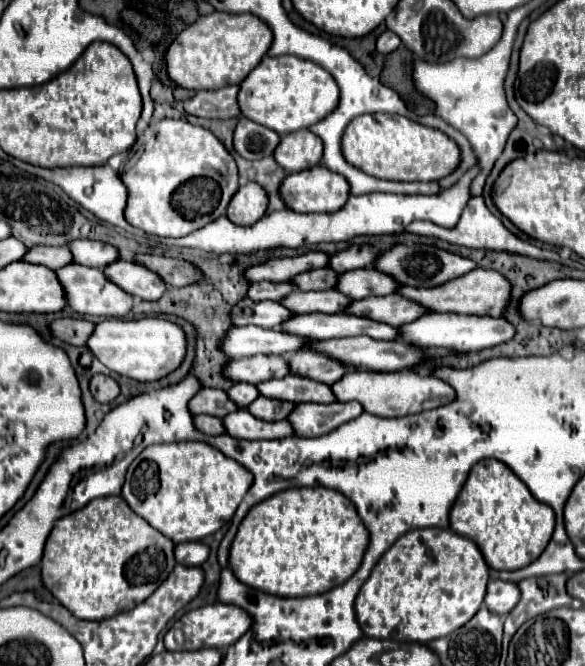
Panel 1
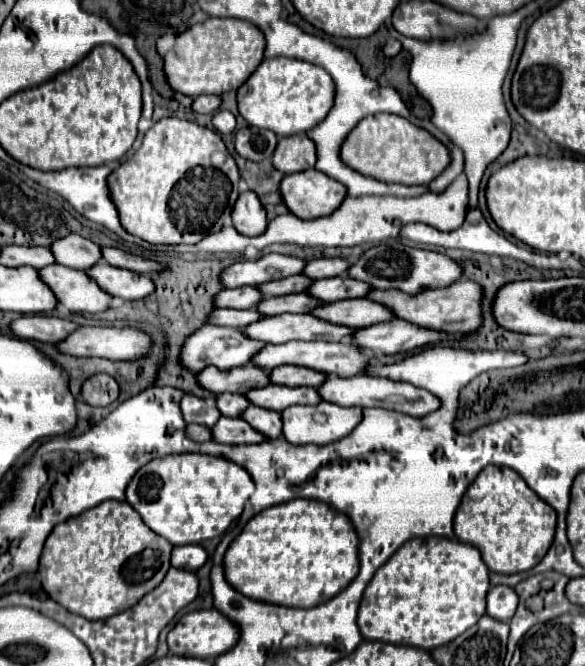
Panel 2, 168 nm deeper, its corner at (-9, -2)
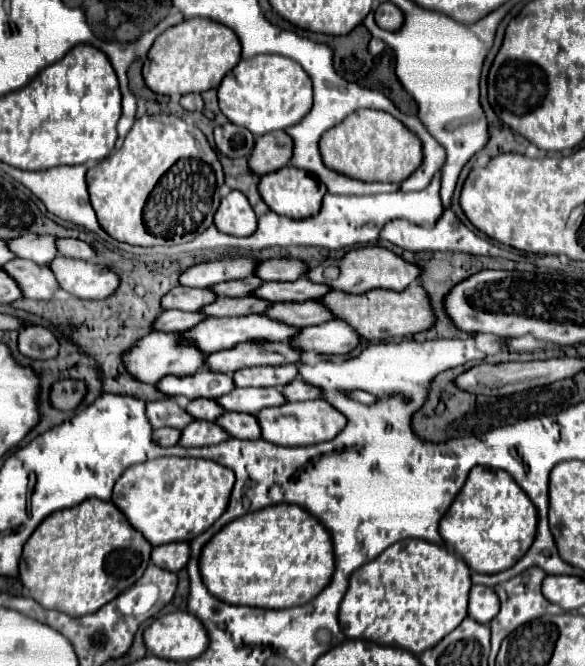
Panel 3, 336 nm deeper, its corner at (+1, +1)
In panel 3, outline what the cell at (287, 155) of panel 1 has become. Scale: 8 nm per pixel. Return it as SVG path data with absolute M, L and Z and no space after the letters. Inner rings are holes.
M277 130L273 134L263 134L257 138L253 146L253 154L249 156L249 168L257 174L269 174L289 164L293 154L293 140L287 132Z

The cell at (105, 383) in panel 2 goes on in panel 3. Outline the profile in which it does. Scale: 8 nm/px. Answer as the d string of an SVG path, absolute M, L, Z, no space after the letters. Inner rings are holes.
M59 380L51 386L49 402L57 410L75 410L85 396L85 384L81 380Z

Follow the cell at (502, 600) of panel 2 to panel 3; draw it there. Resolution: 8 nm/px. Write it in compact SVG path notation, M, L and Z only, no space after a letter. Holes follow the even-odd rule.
M471 586L469 616L481 624L489 624L499 612L499 598L489 586Z

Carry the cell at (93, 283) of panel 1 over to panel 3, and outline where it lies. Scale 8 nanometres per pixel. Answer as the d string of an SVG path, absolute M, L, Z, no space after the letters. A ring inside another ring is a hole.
M13 258L13 262L7 262L3 266L3 270L17 282L23 292L23 298L49 300L59 288L49 266L37 266L35 262Z

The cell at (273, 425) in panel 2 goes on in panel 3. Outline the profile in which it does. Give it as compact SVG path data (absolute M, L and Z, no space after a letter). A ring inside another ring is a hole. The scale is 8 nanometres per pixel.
M223 412L215 422L231 438L239 438L239 440L257 440L257 438L261 438L261 428L257 424L257 418L251 416L251 414Z

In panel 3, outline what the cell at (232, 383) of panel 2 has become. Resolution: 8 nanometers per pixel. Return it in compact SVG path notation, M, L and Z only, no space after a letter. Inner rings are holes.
M201 368L193 376L187 376L187 378L165 376L157 382L157 390L161 390L161 394L165 394L165 396L181 394L189 400L195 400L195 398L215 400L215 398L231 392L233 388L235 388L235 384L233 384L231 376L211 372L207 368Z

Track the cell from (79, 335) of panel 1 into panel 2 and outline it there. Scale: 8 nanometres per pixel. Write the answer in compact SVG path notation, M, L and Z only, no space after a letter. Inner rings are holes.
M25 315L11 323L13 333L17 333L23 339L33 339L41 343L53 343L65 341L67 335L71 335L79 325L67 319L59 317L45 317L45 315Z

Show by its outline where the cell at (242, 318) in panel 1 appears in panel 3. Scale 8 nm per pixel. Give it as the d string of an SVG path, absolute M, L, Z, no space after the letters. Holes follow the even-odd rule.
M163 310L153 322L155 332L185 332L205 320L201 312L181 312L181 310Z

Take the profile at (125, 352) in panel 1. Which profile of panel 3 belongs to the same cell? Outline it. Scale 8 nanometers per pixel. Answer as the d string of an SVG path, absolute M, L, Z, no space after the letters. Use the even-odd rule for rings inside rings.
M27 326L19 332L17 340L19 352L33 360L49 360L55 358L59 352L57 338L49 328L43 326Z

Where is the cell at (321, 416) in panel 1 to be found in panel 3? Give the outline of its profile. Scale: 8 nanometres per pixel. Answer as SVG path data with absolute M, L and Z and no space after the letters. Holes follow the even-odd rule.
M325 400L289 402L283 406L265 408L257 414L257 422L261 426L263 440L273 442L273 444L283 444L283 446L309 446L309 444L333 440L333 436L337 436L347 424L345 416L333 406L329 406Z

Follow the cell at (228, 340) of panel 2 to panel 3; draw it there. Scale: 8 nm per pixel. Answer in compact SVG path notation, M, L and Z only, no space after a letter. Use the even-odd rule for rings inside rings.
M149 332L141 342L135 342L129 350L125 350L125 370L137 378L137 382L157 384L157 378L167 374L181 376L181 374L195 374L205 364L205 354L201 354L193 342L183 342L179 334L165 334L165 332Z

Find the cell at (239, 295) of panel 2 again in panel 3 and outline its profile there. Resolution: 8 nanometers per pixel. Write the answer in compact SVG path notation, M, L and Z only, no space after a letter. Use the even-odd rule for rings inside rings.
M177 286L165 298L161 298L161 308L163 310L185 310L185 312L197 312L203 306L215 302L215 294L207 288L185 288Z

